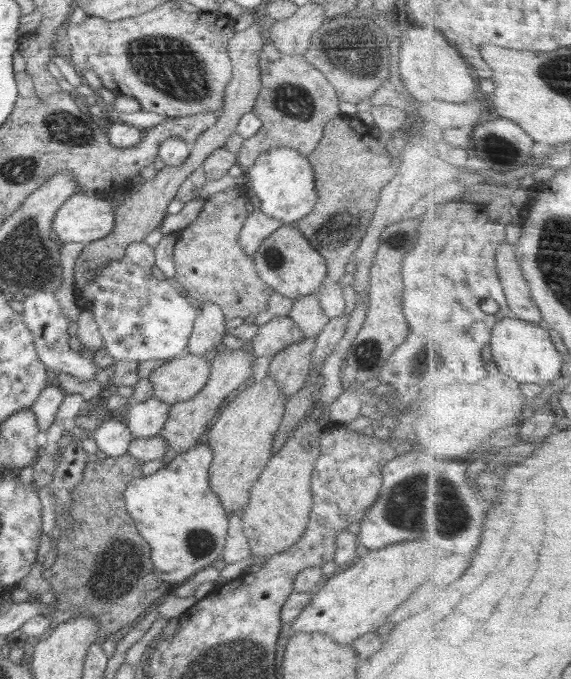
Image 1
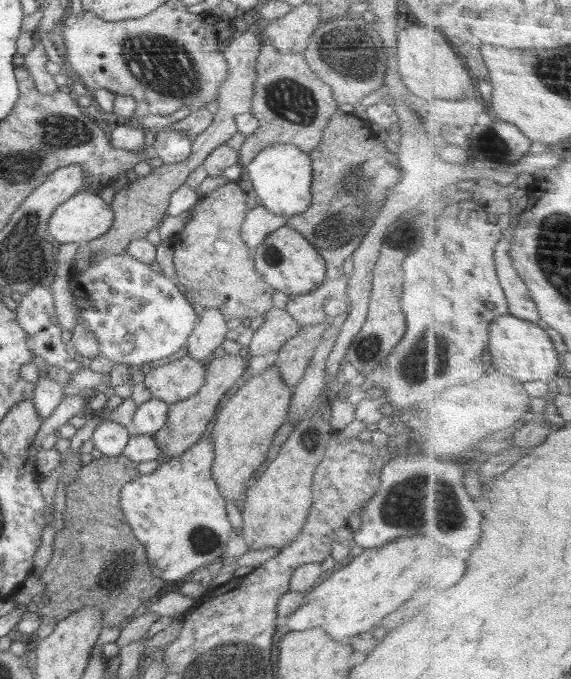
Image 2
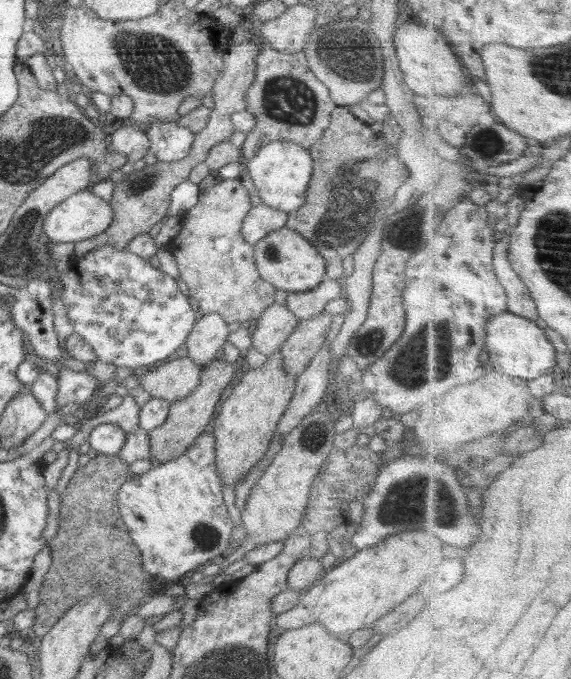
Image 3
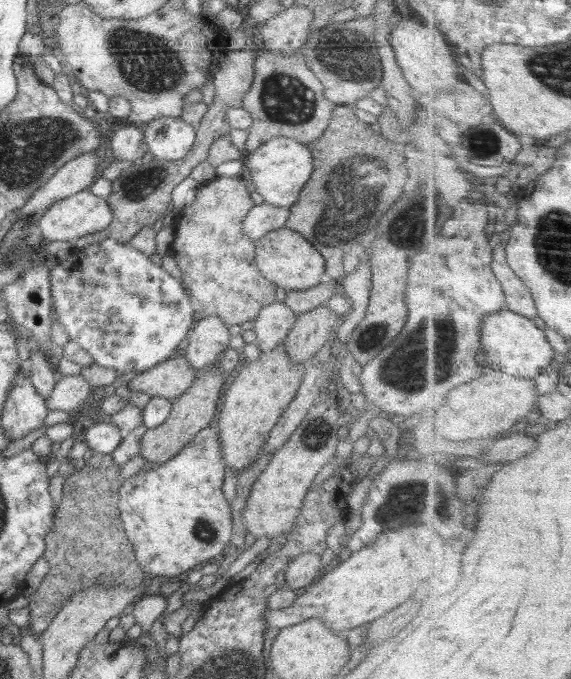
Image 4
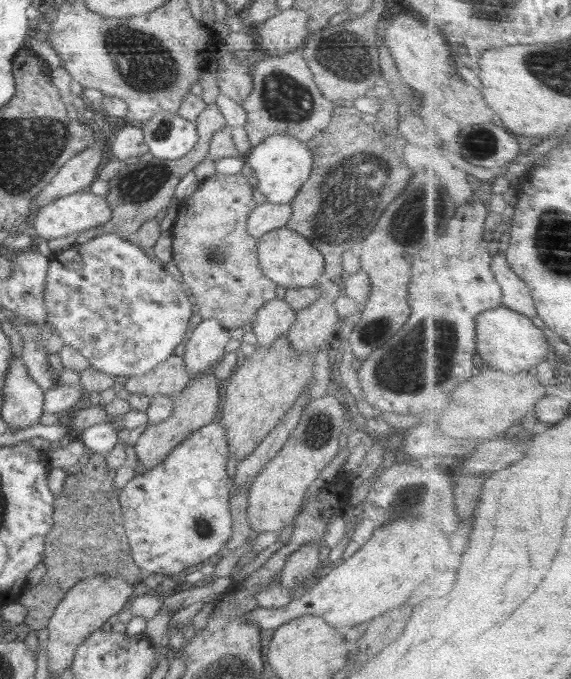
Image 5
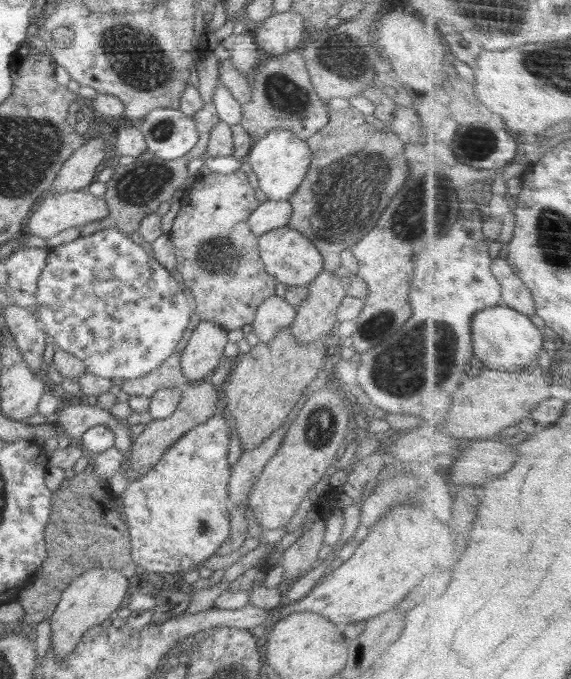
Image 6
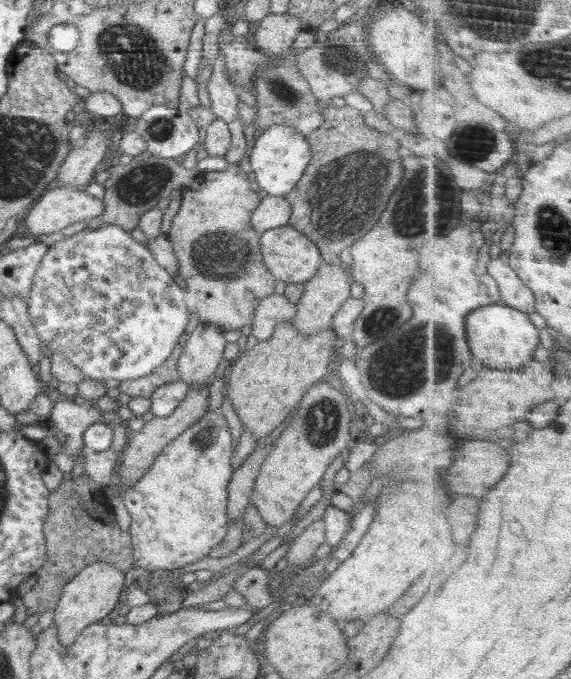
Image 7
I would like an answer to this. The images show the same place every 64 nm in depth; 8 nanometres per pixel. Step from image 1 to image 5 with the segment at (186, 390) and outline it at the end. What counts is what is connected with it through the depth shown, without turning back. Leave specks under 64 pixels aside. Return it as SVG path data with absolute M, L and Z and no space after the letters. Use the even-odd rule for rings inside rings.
M172 354L150 372L129 377L124 387L131 394L144 394L150 398L156 394L176 397L192 379L186 372L183 357Z

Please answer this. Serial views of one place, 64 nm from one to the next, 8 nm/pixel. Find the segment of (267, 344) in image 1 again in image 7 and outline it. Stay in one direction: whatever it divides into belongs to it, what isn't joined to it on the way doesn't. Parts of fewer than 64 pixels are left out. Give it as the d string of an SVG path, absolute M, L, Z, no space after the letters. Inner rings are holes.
M272 294L261 298L255 306L251 334L257 341L265 341L272 336L278 324L286 324L297 314L297 305L284 295Z

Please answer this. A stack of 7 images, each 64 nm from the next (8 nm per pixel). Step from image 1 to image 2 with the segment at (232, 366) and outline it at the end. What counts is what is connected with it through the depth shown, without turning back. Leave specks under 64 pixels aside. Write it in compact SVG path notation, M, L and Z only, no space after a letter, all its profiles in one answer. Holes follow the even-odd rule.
M219 352L206 362L204 386L191 398L175 403L169 403L166 424L153 434L154 440L161 450L161 461L169 457L179 457L186 452L198 439L210 420L216 416L218 404L227 391L236 386L236 382L244 376L246 364L240 354L229 355Z

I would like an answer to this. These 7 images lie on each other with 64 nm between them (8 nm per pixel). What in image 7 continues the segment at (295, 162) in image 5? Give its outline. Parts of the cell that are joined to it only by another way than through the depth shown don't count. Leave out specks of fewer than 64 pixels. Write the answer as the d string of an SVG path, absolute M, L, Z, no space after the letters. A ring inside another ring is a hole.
M272 125L252 136L250 144L248 155L259 189L273 197L285 197L297 185L310 162L308 142L300 132L292 130L292 126Z

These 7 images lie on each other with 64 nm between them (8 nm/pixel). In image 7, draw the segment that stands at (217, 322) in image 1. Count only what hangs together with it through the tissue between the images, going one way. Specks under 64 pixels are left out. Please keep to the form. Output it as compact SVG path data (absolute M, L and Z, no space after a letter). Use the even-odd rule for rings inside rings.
M201 323L192 330L177 362L180 381L190 387L209 384L222 362L226 343L224 331L215 325Z

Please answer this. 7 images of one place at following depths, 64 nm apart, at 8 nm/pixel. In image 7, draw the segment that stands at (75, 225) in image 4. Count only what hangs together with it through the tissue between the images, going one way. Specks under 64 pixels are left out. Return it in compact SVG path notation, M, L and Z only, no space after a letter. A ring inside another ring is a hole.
M52 185L30 208L26 228L34 235L52 234L74 222L100 216L105 206L102 199L82 188Z

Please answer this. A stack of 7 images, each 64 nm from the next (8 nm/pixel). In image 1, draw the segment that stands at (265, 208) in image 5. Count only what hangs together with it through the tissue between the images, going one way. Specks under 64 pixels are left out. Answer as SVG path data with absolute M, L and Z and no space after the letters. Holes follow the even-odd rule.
M256 209L247 215L247 219L242 225L239 234L239 243L244 254L251 259L256 250L260 248L265 238L268 238L283 222L264 214L260 209Z

